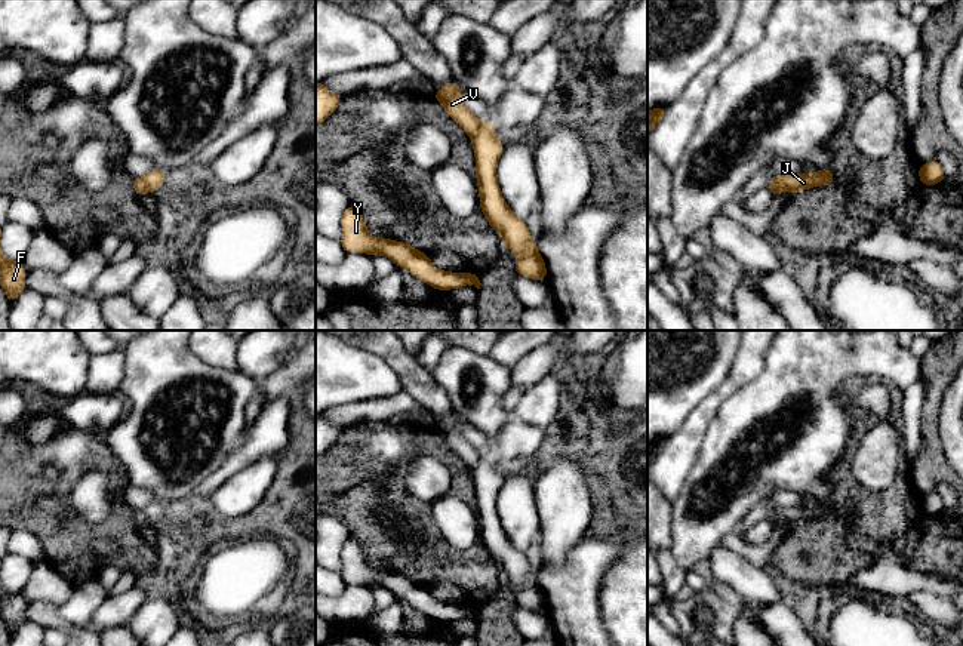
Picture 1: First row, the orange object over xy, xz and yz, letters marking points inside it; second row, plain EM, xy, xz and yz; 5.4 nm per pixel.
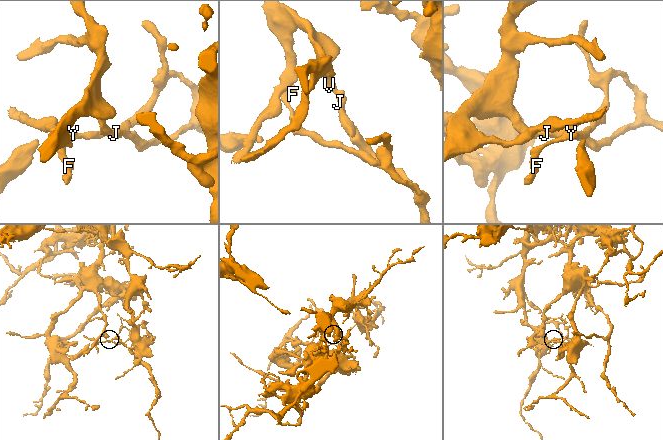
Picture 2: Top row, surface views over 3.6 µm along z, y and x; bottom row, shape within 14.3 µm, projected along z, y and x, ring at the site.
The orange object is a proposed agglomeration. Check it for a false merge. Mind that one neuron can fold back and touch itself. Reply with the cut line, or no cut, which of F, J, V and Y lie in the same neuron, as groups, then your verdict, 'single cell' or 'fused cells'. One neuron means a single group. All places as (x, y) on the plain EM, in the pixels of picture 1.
cut xz (480, 455), (471, 468); groups F J Y / V; fused cells

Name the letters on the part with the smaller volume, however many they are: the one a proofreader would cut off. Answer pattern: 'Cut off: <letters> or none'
Cut off: F, J, Y

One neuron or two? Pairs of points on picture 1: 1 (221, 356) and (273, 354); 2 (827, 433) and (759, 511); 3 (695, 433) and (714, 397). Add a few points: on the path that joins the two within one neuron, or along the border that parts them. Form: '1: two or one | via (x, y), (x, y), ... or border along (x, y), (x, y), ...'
1: one | via (234, 354), (260, 354)
2: two | border along (768, 500), (757, 504), (740, 522)
3: one | via (697, 424), (710, 406)

